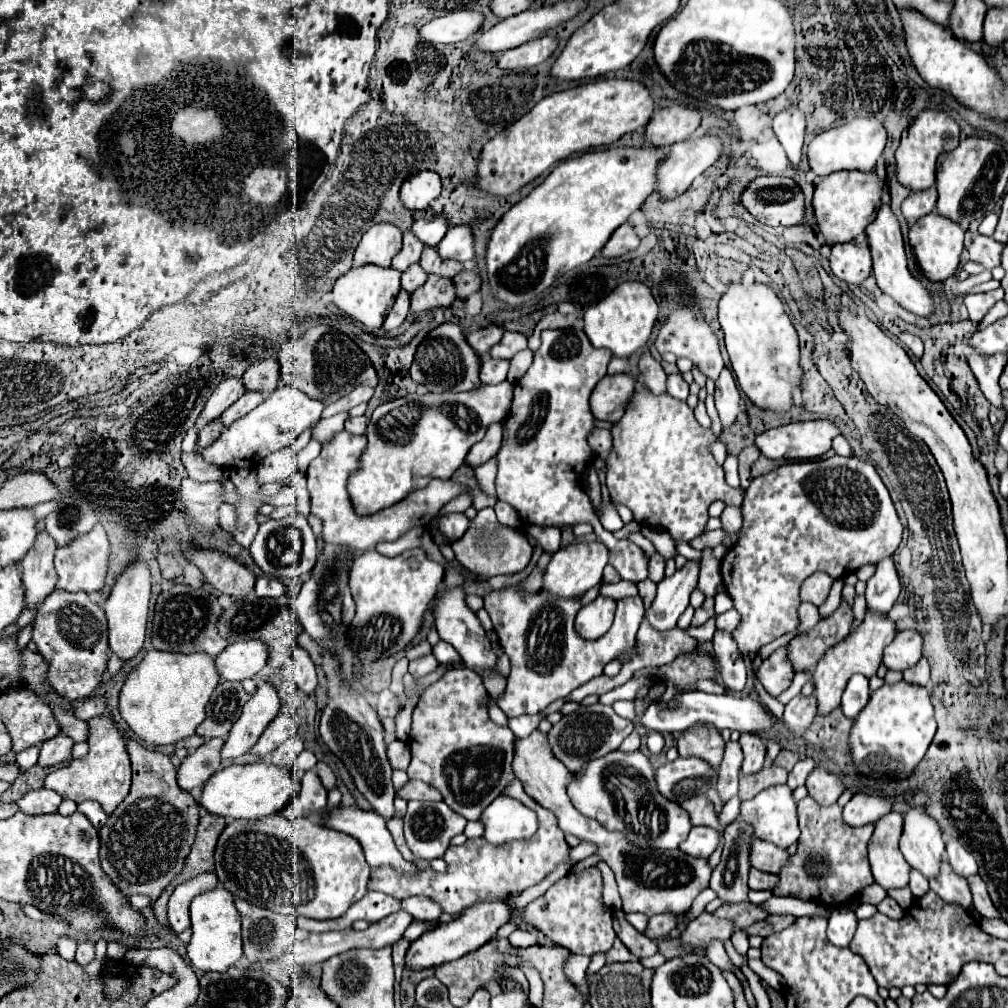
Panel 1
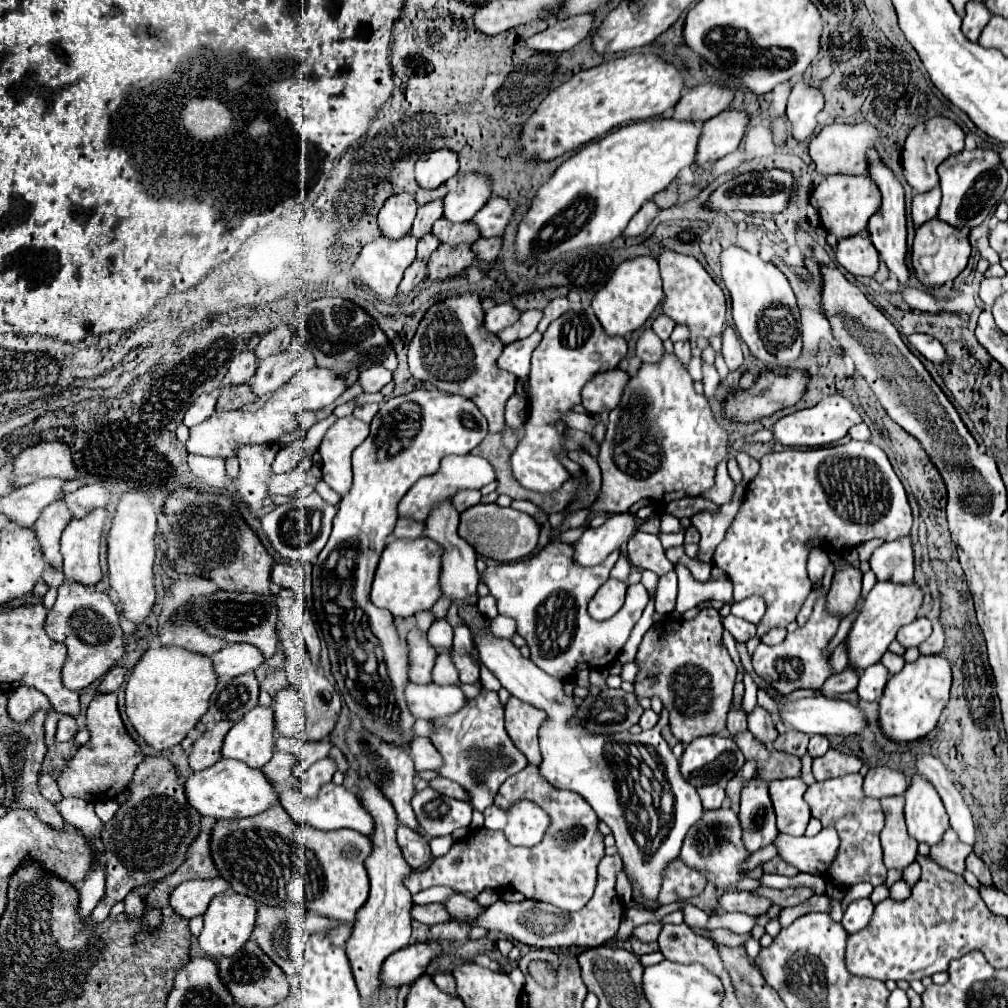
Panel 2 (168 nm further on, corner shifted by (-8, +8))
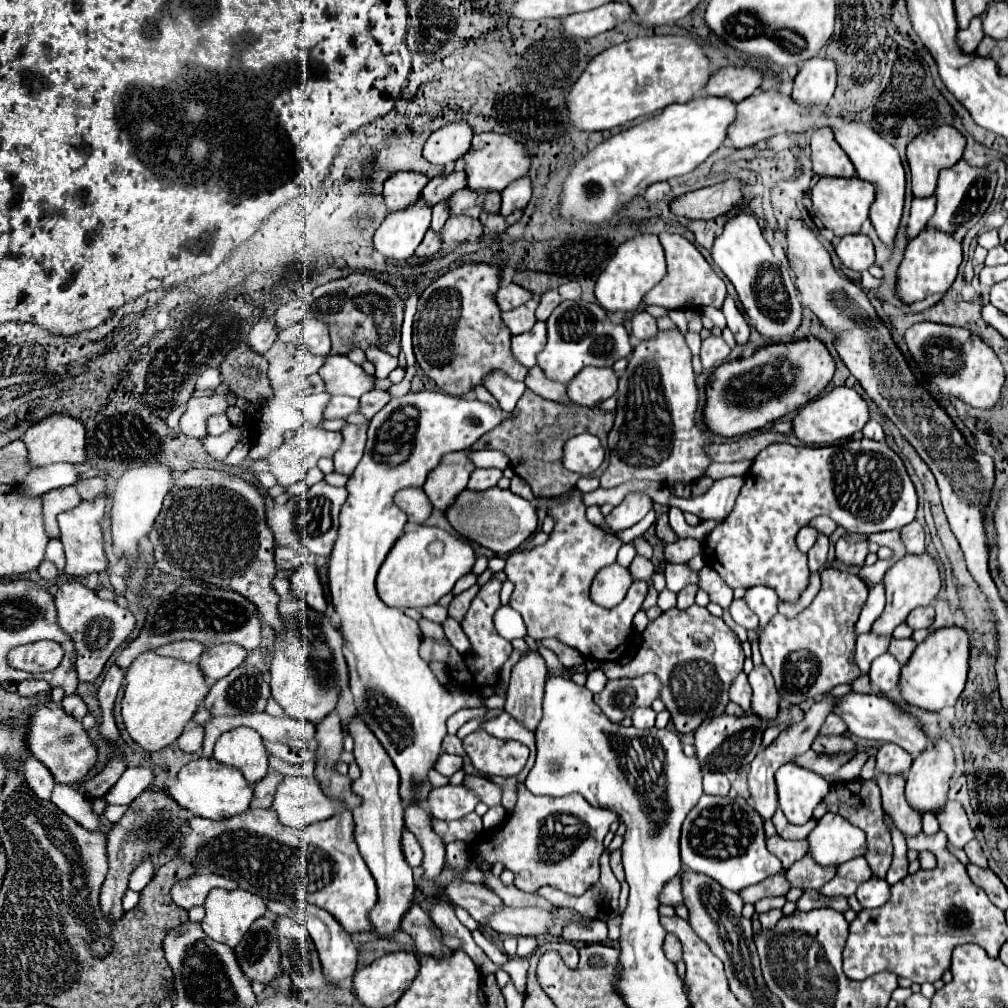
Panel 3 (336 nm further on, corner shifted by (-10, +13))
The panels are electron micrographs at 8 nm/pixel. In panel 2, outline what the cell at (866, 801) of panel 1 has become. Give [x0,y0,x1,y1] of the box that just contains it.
[864,766,908,800]

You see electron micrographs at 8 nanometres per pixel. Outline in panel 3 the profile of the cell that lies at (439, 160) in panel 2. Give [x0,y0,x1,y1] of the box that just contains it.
[424,119,472,163]

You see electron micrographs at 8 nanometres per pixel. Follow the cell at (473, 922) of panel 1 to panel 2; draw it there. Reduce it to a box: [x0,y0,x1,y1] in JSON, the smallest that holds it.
[382,942,442,986]

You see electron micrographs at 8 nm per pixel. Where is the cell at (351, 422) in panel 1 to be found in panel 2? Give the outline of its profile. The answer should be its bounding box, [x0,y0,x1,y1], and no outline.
[354,404,378,422]

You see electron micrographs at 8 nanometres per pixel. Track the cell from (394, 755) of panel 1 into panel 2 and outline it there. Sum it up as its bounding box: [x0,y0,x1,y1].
[410,736,442,772]

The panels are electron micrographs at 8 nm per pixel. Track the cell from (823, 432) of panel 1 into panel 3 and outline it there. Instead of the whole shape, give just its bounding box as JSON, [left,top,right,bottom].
[792,387,870,445]

